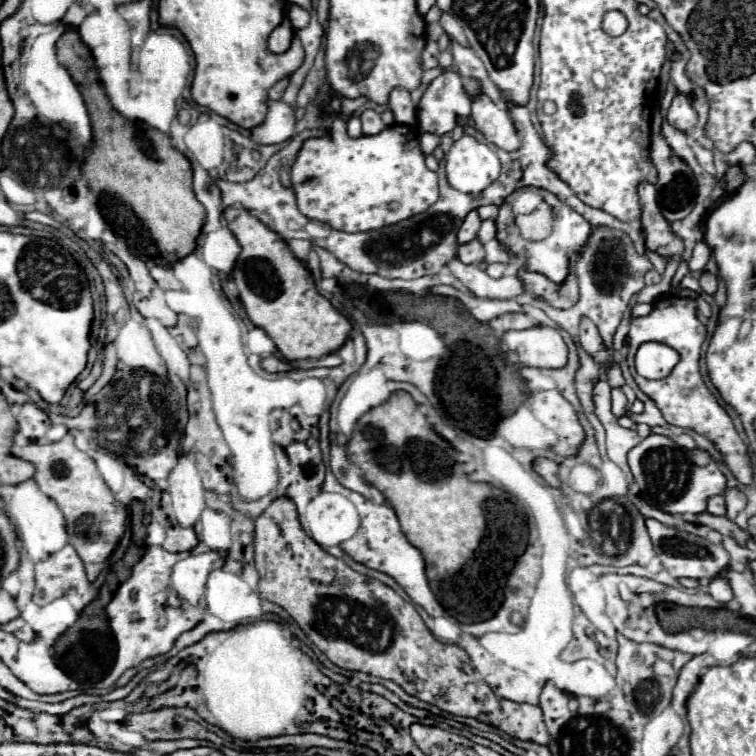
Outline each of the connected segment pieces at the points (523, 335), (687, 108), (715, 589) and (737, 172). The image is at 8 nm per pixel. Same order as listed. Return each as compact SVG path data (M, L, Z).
M534 326L528 330L520 330L520 332L516 332L516 330L506 332L506 336L502 340L502 348L506 352L514 352L520 364L534 366L534 368L564 368L568 362L568 346L556 328Z
M678 94L668 110L666 122L674 128L694 128L698 122L698 116L696 116L694 108L688 104L688 100L682 94Z
M712 580L710 586L708 586L708 594L720 604L726 604L726 602L730 602L734 598L732 588L730 588L730 584L726 580Z
M730 166L726 170L724 180L726 180L726 192L734 192L744 182L744 174L742 174L742 170L738 166Z

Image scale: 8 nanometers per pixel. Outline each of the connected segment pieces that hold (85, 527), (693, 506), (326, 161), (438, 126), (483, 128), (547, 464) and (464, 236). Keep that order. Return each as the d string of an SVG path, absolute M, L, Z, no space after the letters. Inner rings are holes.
M66 434L62 440L52 444L26 444L26 446L12 446L12 454L28 460L36 466L34 480L38 488L50 496L62 510L68 528L68 542L76 548L78 556L86 566L88 580L94 582L100 570L106 566L106 558L120 542L126 530L126 508L116 502L110 488L106 486L104 478L100 476L94 460L76 448L74 436Z
M650 434L638 446L634 446L628 454L628 464L636 484L640 486L640 496L650 506L670 514L706 512L708 498L722 494L726 488L726 476L706 450L680 448L672 438L660 434Z
M340 116L332 120L328 136L304 142L292 166L292 186L298 198L298 208L304 216L344 232L366 232L402 222L414 214L426 212L438 200L438 176L424 164L424 154L414 126L394 124L376 136L350 138L346 122Z
M442 72L432 80L418 106L418 132L446 134L456 124L464 124L470 114L470 102L464 92L464 80L458 72Z
M486 94L472 102L472 118L486 142L506 152L516 152L520 148L520 138L510 114L502 106L494 104Z
M538 458L536 462L534 462L534 470L550 484L550 486L554 486L554 488L558 488L558 464L556 462L552 462L552 460L548 460L548 458Z
M472 210L472 212L464 218L464 222L462 222L460 230L458 230L458 242L460 242L460 244L466 244L466 242L474 240L476 234L478 234L478 230L480 230L480 222L482 222L482 220L480 220L478 212Z

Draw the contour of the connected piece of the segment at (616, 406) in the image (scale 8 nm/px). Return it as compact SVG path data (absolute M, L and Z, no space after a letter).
M612 388L612 412L616 418L626 414L626 396L622 388Z

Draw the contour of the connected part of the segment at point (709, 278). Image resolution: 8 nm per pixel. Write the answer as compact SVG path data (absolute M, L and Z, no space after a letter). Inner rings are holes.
M702 272L702 276L700 276L700 286L702 286L702 290L704 290L706 294L714 294L716 288L718 288L718 280L716 280L714 274Z

